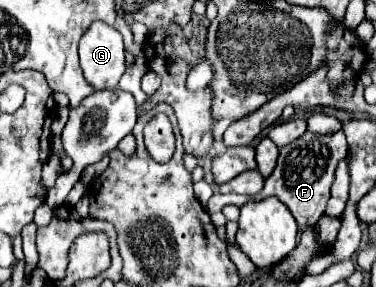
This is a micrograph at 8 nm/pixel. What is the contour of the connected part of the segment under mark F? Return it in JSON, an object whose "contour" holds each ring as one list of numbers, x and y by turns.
{"contour":[[305,131,299,139,295,139,293,143,281,147,281,153,279,153,279,159,277,159,277,167,273,169,273,173,267,177,265,181,265,187,259,195,255,197,247,197,247,195,223,195,223,193,213,193,213,197,207,201,207,211,209,213,215,213,215,211,221,211,223,205,237,205,241,207,243,203,247,201,259,201,259,199,265,199,265,197,279,197,287,207,289,211,293,213,293,217,297,219,299,227,307,227,307,225,315,225,321,215,325,213,325,205,329,201,329,189,333,185,333,179,335,179,335,169,337,169,337,163,347,155,347,141,345,141,345,133,343,131,337,131,333,135,315,135,311,131]]}

